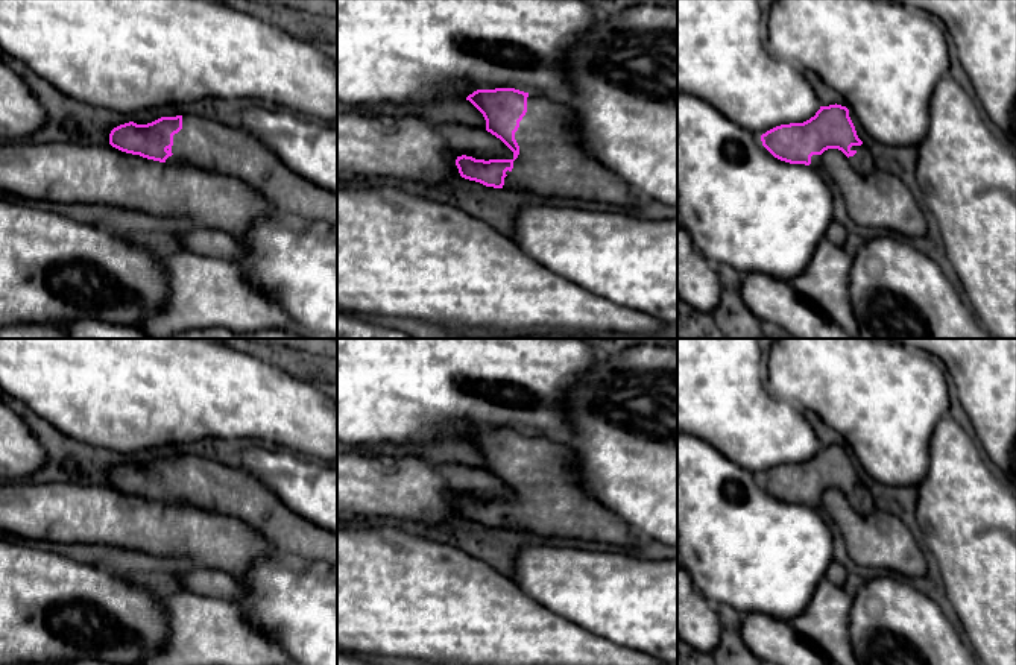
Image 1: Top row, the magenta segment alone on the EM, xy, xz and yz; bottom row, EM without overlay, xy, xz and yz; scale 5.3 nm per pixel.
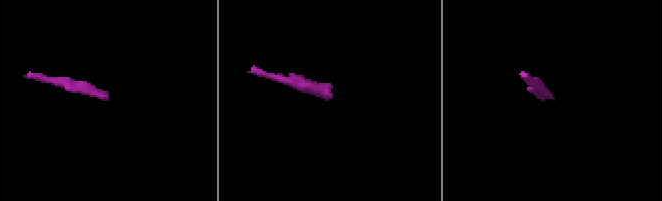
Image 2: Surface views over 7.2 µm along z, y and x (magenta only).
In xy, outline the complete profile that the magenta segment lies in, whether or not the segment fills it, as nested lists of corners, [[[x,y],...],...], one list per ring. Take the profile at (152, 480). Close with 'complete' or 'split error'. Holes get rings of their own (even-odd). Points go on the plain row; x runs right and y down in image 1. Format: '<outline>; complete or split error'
[[[187,454],[114,468],[109,484],[159,503],[182,503],[246,522],[284,557],[337,569],[337,534],[307,521],[241,468]]]; split error

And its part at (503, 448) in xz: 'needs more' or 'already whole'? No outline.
needs more

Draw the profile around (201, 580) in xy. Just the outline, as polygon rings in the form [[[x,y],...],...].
[[[194,565],[191,571],[178,575],[178,580],[185,591],[234,603],[246,591],[246,586],[235,577],[219,569],[208,569],[204,565]]]

